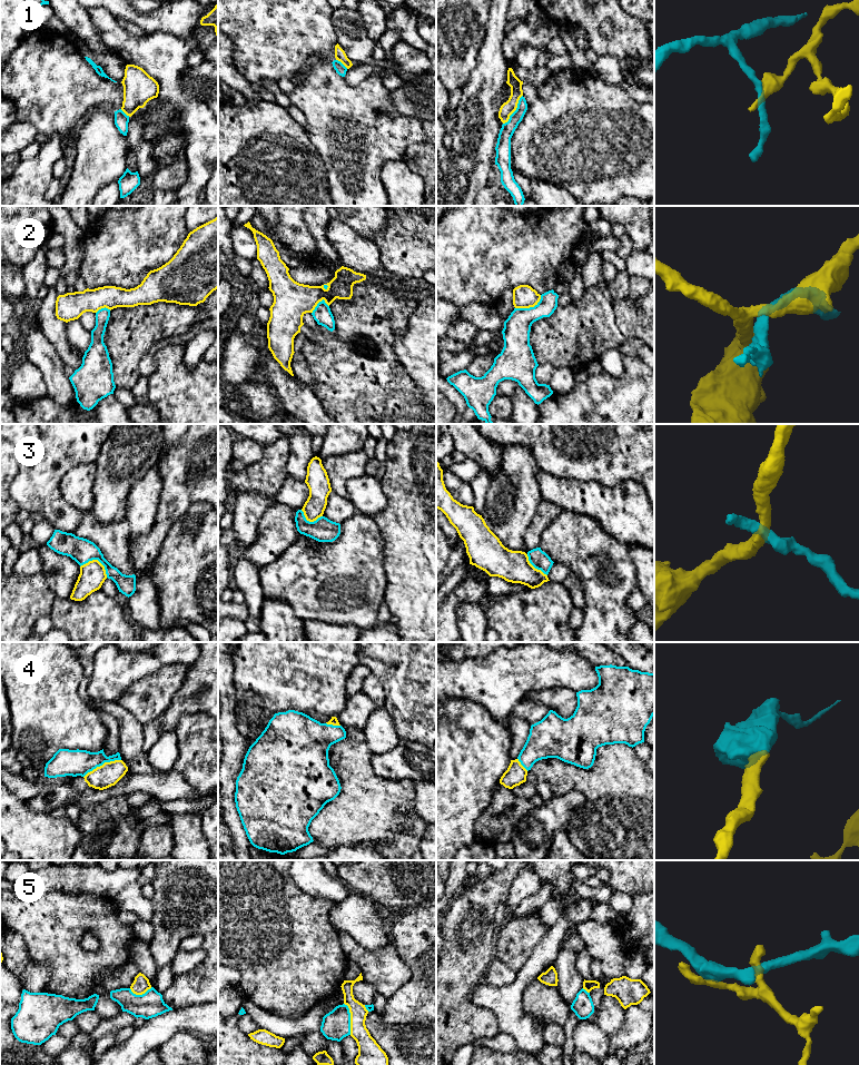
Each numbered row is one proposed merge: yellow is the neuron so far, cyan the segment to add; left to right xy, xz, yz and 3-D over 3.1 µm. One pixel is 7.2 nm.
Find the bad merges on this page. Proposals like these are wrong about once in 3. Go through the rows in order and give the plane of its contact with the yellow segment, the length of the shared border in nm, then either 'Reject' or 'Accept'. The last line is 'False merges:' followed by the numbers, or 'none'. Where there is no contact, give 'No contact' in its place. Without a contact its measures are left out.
1: Touches yellow in yz. Shared border 260 nm. Reject
2: Touches yellow in yz. Shared border 220 nm. Reject
3: Touches yellow in xy. Shared border 220 nm. Reject
4: Touches yellow in xy. Shared border 300 nm. Accept
5: Touches yellow in xz. Shared border 240 nm. Reject
False merges: 1, 2, 3, 5

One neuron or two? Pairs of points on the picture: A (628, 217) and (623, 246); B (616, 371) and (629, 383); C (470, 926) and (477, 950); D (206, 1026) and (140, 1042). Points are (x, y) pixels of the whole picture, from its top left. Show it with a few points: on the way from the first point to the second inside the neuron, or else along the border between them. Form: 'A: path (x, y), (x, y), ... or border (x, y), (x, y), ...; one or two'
A: border (625, 233), (632, 243), (633, 249); two
B: border (623, 355), (620, 376), (603, 371); two
C: path (470, 932), (470, 943), (472, 945); one
D: path (189, 1024), (167, 1024), (157, 1031); one

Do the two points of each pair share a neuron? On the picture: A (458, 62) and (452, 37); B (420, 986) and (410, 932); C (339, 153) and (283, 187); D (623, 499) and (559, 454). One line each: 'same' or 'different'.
A: same
B: same
C: different
D: different

